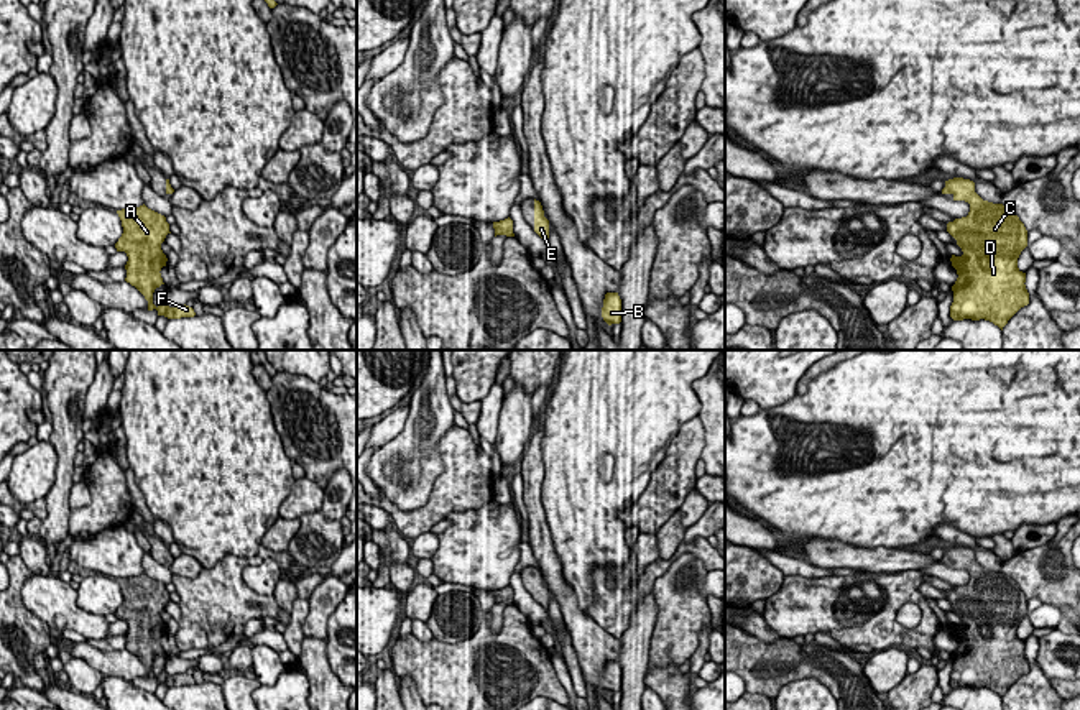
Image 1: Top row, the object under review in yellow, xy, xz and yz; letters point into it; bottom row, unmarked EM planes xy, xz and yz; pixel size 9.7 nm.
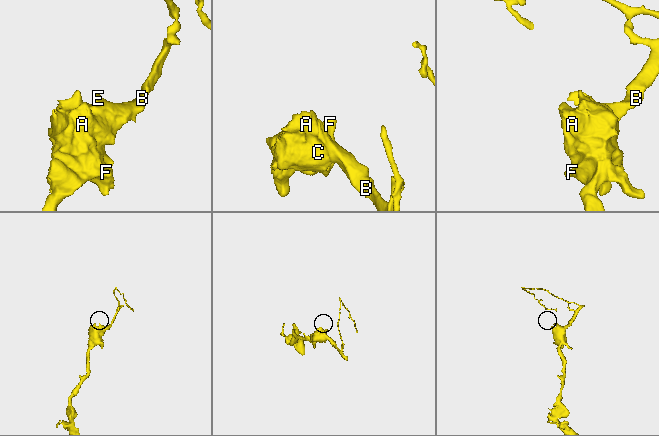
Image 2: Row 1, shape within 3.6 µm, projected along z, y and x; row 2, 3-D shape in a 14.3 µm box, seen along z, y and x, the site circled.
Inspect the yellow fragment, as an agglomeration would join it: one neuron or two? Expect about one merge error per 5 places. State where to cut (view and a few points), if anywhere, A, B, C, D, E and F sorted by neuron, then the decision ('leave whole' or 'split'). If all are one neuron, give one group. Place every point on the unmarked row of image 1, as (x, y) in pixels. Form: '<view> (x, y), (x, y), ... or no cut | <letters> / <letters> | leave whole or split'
no cut | A B C D E F | leave whole

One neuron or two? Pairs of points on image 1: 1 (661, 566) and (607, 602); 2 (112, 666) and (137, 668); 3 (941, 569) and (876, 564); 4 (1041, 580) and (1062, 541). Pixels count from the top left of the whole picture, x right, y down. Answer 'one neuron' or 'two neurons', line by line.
1: one neuron
2: one neuron
3: two neurons
4: one neuron

